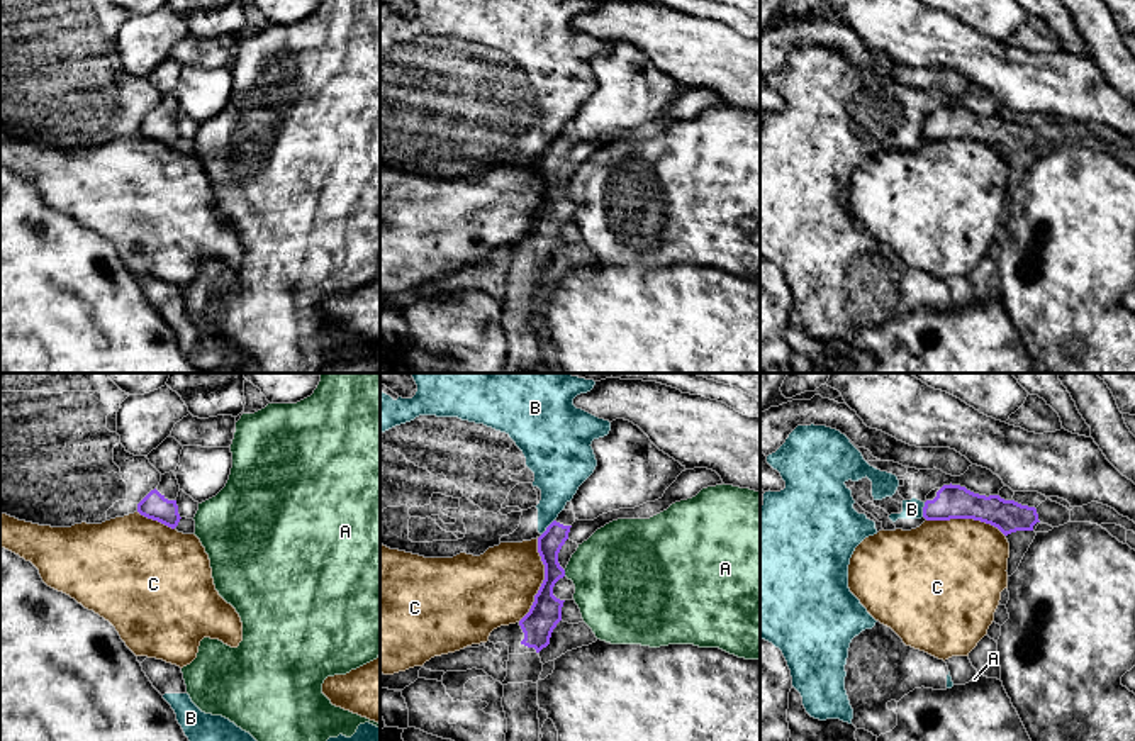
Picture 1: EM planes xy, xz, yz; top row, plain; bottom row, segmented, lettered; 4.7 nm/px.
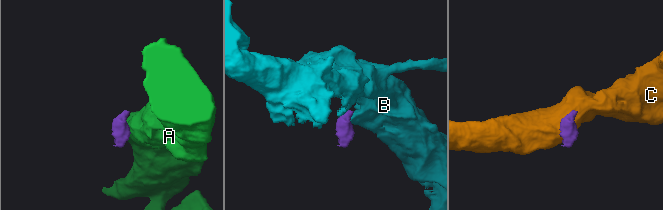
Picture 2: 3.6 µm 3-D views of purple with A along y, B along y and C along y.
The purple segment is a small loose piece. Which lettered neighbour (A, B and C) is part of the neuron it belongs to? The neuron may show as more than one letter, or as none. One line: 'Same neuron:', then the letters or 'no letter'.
Same neuron: no letter

